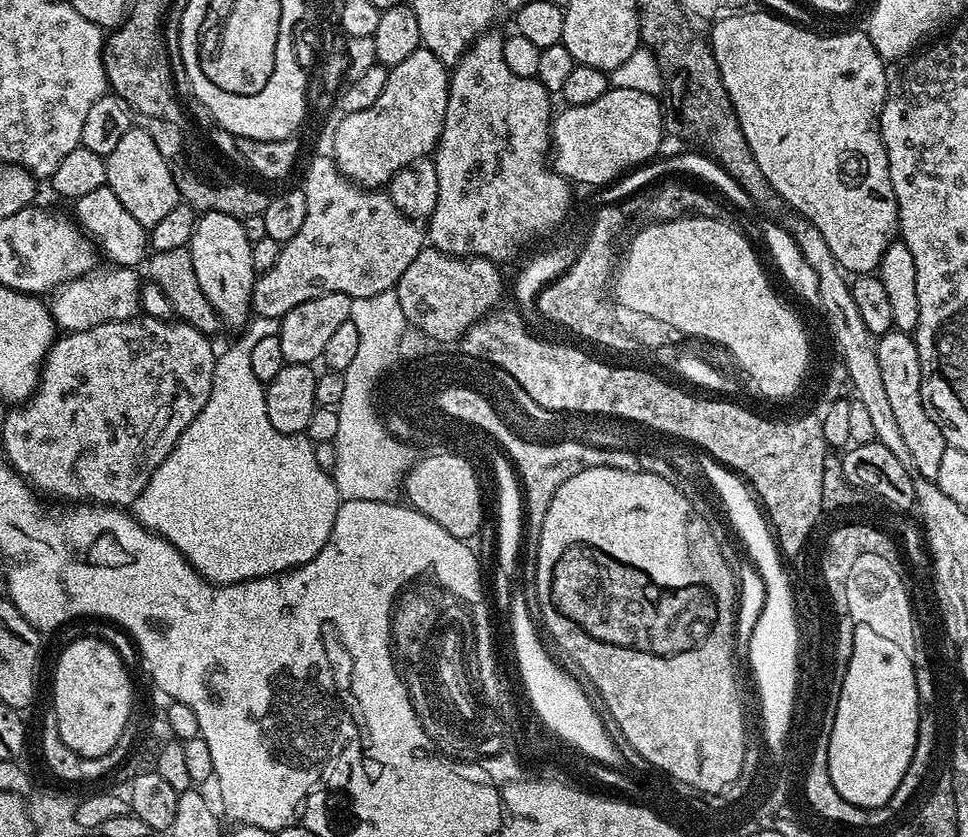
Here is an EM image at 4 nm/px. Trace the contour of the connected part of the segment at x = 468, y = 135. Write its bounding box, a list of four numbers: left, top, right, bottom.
[426,30,573,266]

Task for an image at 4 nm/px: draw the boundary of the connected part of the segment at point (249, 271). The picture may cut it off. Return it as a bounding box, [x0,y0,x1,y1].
[190,213,258,329]

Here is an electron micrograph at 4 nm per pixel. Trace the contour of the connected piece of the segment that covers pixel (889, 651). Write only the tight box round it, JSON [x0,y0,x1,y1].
[829,631,920,808]

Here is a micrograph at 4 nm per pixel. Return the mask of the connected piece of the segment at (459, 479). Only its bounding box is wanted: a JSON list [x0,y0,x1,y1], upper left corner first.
[402,450,484,542]

